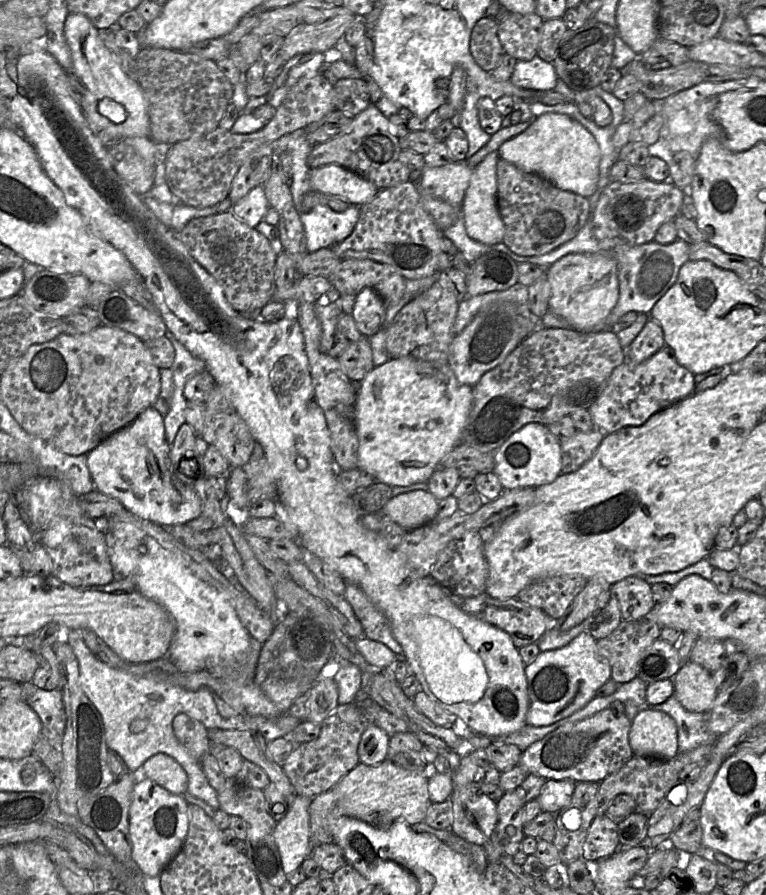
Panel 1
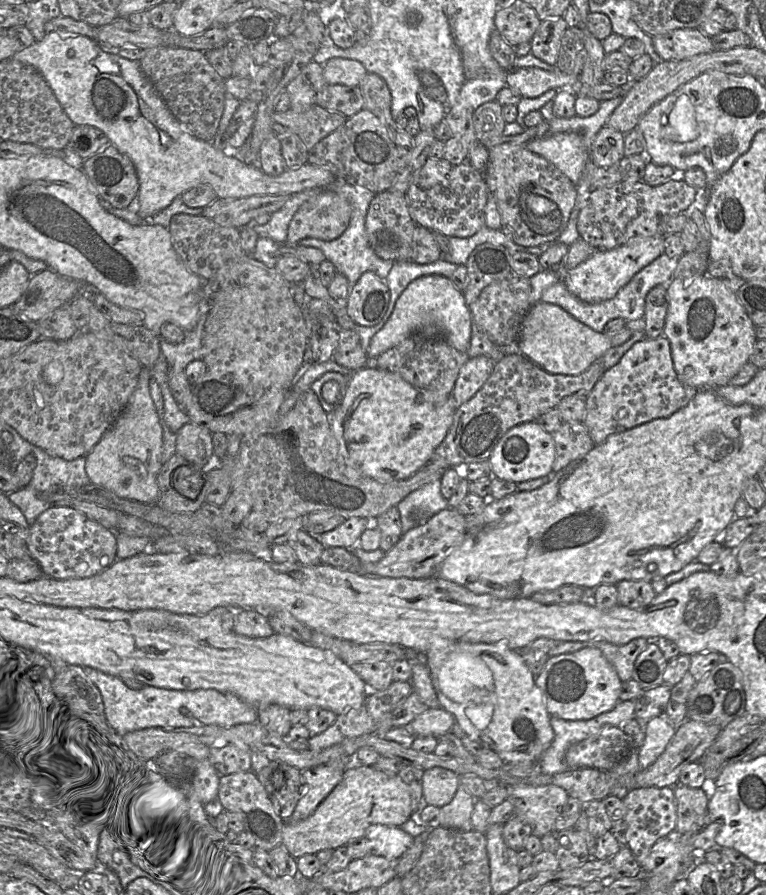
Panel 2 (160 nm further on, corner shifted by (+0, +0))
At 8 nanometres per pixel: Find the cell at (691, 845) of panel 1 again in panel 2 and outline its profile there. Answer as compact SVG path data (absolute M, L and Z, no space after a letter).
M681 783L671 788L677 801L676 831L683 835L701 825L708 813L709 800L701 788L689 788Z

